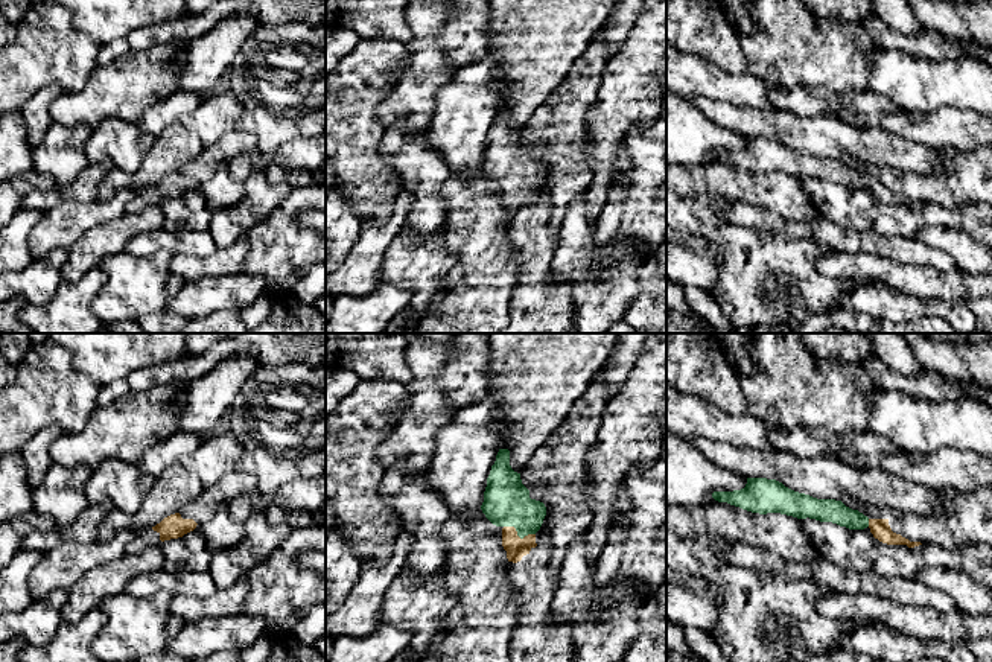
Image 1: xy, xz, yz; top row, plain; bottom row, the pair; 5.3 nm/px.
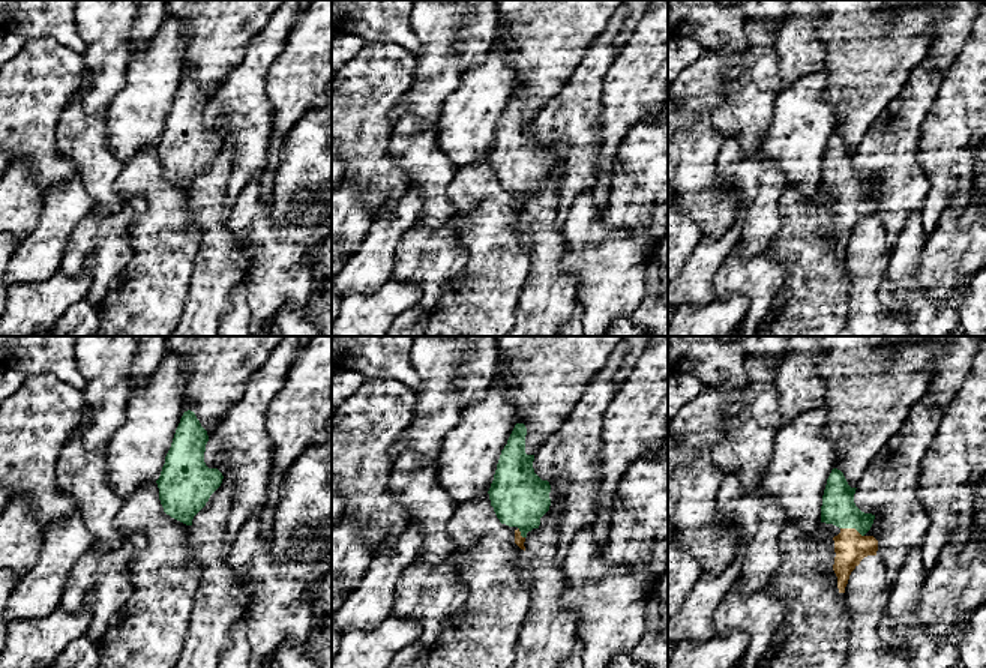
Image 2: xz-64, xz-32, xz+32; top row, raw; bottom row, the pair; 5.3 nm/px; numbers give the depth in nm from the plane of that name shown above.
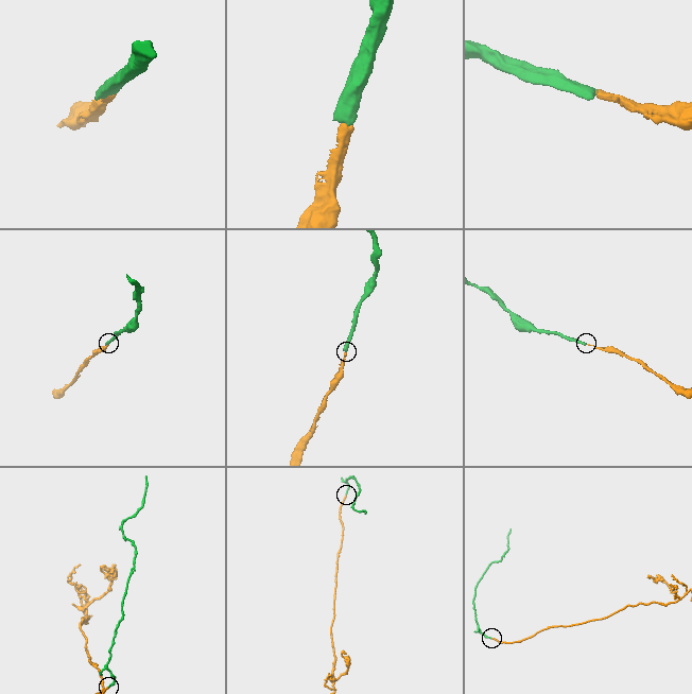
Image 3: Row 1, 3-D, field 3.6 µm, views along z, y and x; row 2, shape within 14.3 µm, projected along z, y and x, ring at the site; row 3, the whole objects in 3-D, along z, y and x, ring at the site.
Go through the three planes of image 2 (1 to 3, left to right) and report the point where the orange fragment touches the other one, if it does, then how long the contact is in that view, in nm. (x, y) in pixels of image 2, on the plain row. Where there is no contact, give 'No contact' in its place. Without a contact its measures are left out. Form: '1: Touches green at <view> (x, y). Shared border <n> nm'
1: No contact
2: Touches green at xz-32 (521, 197). Shared border 70 nm
3: Touches green at xz+32 (853, 191). Shared border 140 nm

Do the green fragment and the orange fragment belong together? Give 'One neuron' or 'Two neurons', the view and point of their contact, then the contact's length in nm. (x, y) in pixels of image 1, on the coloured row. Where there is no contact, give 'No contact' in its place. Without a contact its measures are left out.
One neuron. Touches green at xz (518, 534). Shared border 180 nm

